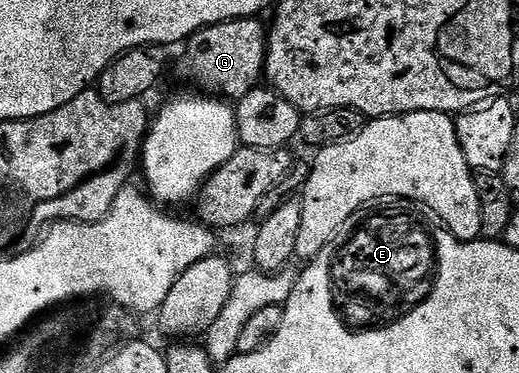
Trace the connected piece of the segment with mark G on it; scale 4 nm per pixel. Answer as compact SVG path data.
M248 17L246 19L230 19L224 23L214 23L211 27L202 27L197 34L192 35L186 44L187 52L183 55L179 67L183 75L191 83L196 83L203 93L221 93L227 101L244 99L254 87L260 86L265 72L263 66L267 60L268 28L262 23L262 18Z

